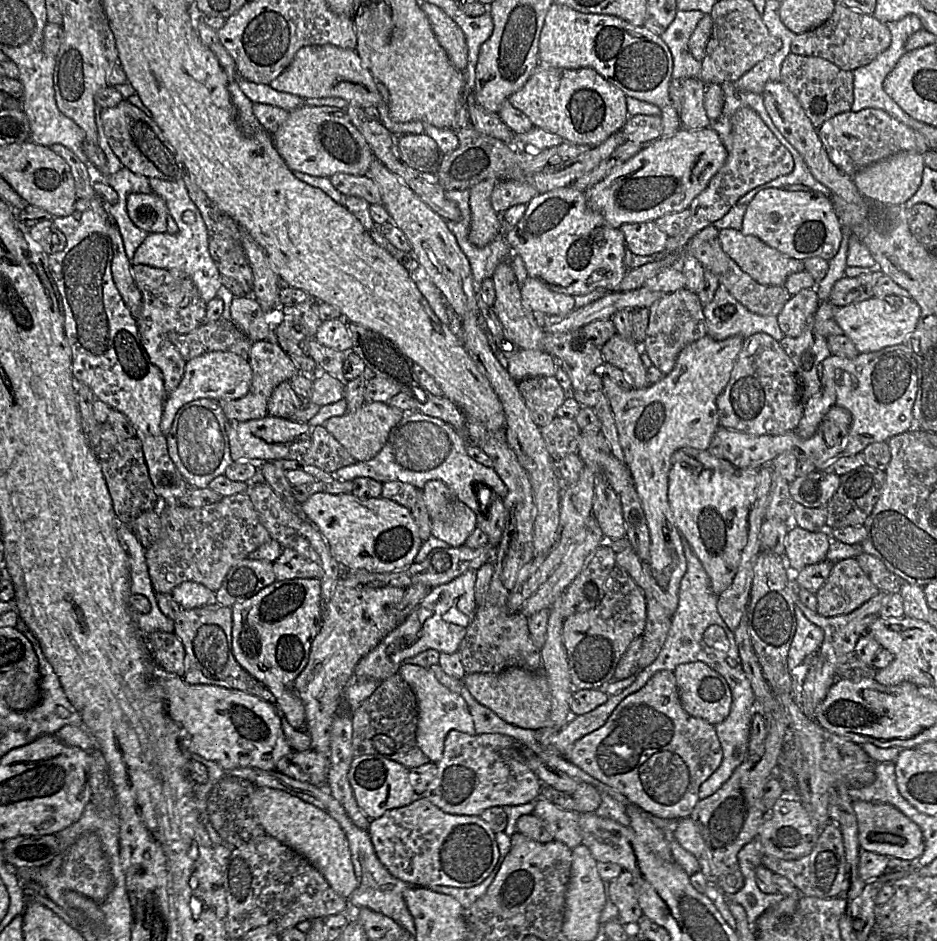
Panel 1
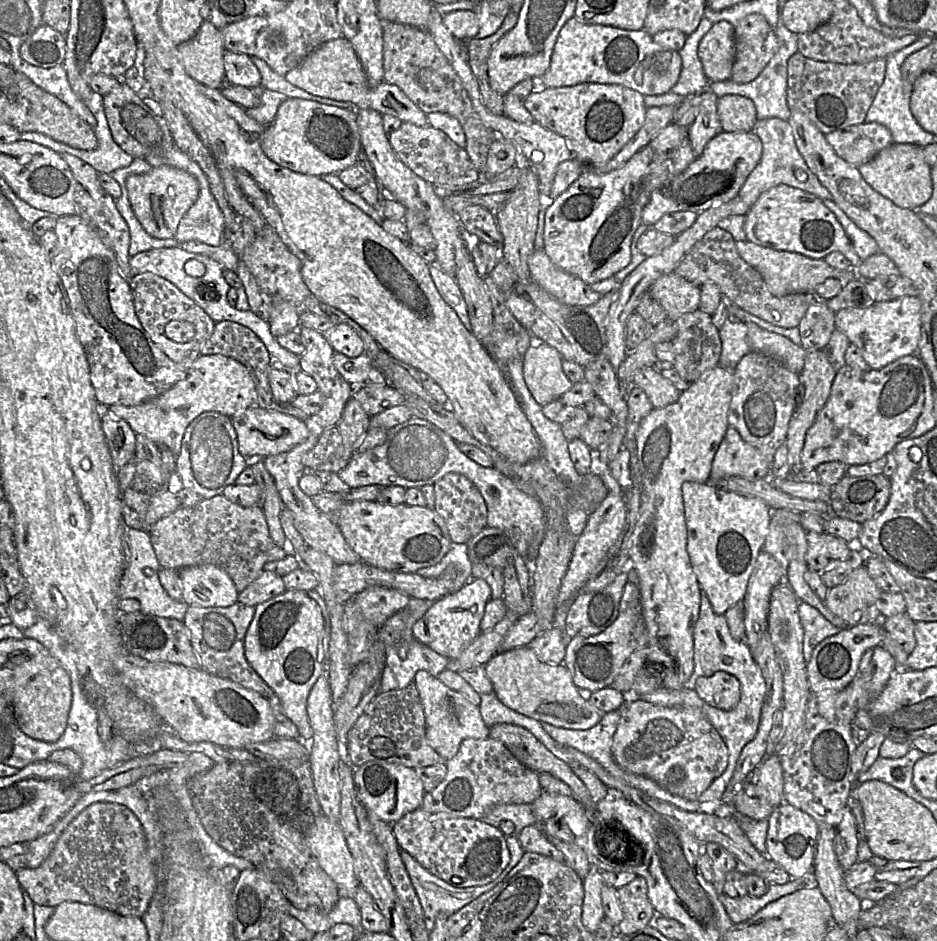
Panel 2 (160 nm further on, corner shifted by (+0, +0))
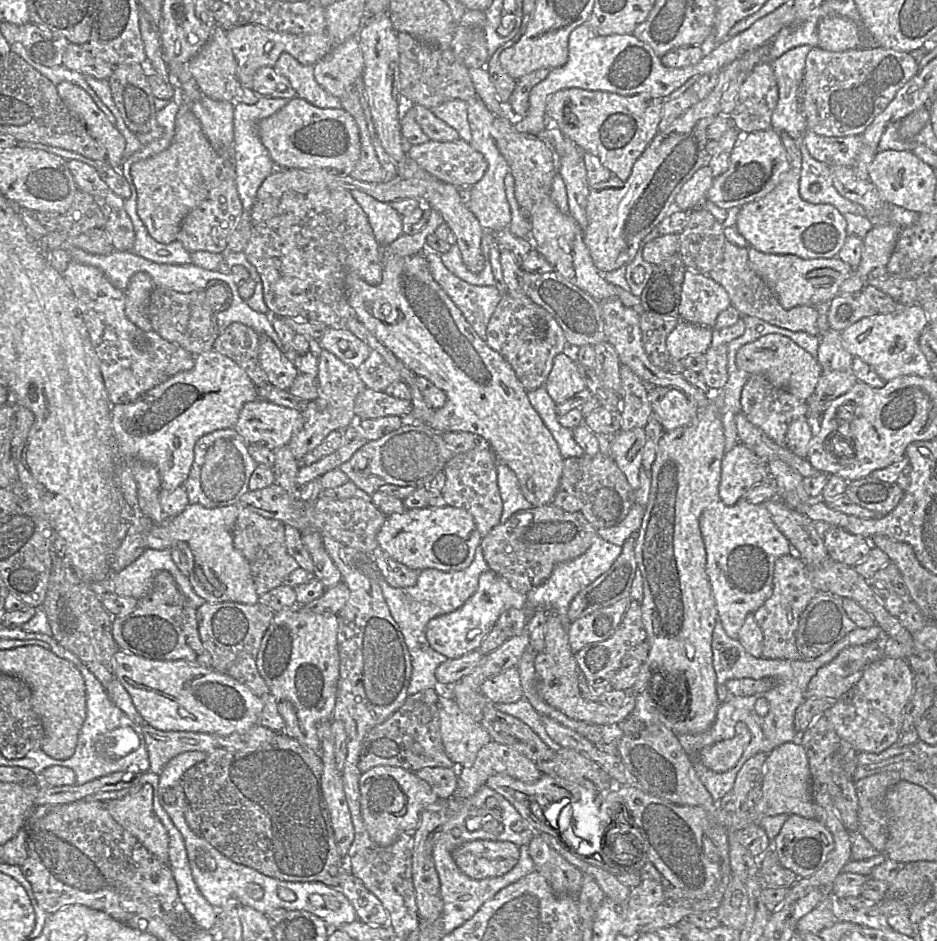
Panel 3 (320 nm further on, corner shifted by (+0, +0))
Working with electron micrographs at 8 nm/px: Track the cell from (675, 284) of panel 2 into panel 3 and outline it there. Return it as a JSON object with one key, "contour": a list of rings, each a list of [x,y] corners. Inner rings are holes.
{"contour":[[[686,270],[679,307],[681,320],[713,329],[718,315],[731,305],[723,286],[708,275]]]}

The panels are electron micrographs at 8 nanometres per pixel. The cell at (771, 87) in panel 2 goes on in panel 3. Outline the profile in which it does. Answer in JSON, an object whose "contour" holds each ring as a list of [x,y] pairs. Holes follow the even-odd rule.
{"contour":[[[801,45],[785,52],[770,62],[777,81],[779,98],[771,116],[771,128],[801,140],[807,129],[800,111],[799,86],[802,81],[810,45]]]}

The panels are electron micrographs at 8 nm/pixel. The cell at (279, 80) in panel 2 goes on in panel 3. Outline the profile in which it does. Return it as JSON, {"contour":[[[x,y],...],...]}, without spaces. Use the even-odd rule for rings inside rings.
{"contour":[[[282,53],[273,69],[285,76],[296,96],[319,108],[342,108],[341,99],[323,89],[314,77],[314,65],[303,65],[289,53]]]}

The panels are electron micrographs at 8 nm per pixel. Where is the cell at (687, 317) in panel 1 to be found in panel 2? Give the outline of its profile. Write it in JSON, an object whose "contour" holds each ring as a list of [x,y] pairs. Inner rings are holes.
{"contour":[[[698,309],[677,318],[677,335],[670,341],[673,347],[673,368],[680,377],[688,383],[697,381],[706,371],[719,365],[722,353],[722,343],[719,329],[714,325],[711,315]]]}

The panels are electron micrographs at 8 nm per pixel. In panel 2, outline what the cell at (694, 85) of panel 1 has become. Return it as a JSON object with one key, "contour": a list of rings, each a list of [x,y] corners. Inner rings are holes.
{"contour":[[[704,90],[696,96],[700,97],[700,103],[695,120],[688,126],[688,139],[694,153],[699,156],[705,145],[723,130],[717,113],[718,97],[715,93]]]}

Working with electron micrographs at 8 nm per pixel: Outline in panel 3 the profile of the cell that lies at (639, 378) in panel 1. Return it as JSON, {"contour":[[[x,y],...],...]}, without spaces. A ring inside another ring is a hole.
{"contour":[[[649,386],[647,395],[654,416],[664,431],[691,424],[700,408],[699,403],[680,388]]]}

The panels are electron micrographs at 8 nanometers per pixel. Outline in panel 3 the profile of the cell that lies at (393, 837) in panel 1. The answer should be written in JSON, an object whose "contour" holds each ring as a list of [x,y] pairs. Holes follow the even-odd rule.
{"contour":[[[473,840],[454,849],[452,857],[464,874],[481,880],[509,872],[517,864],[520,850],[509,841]]]}

